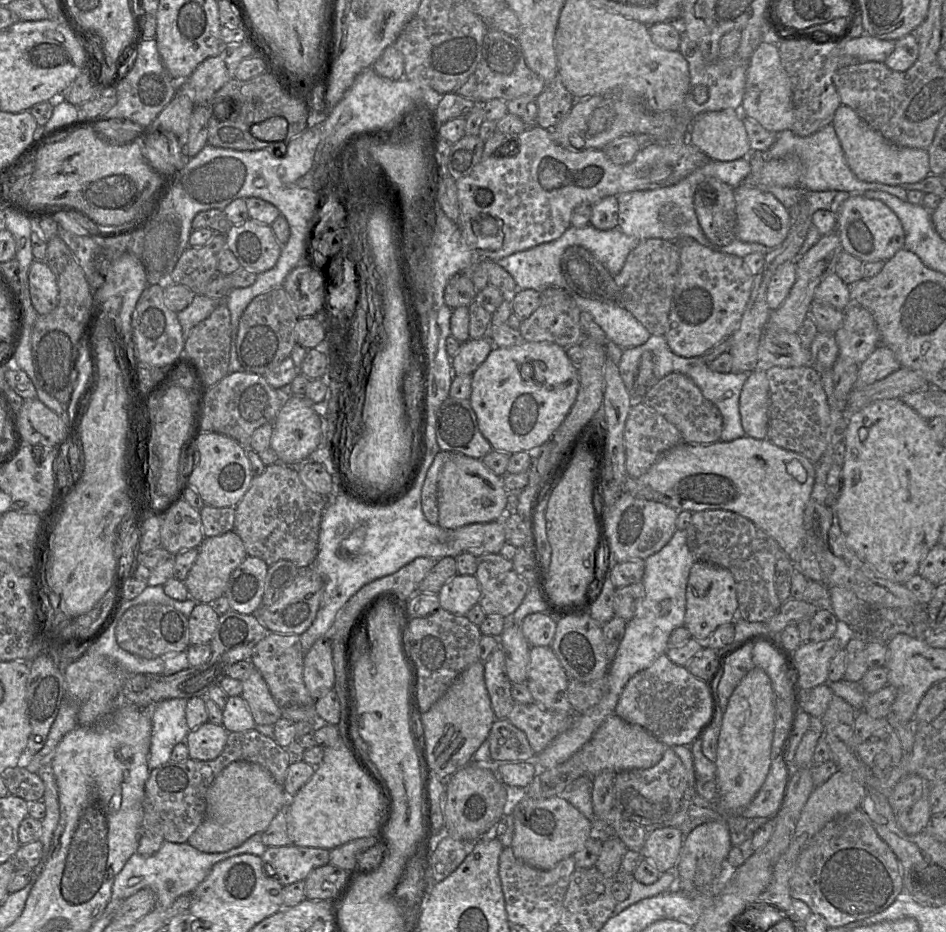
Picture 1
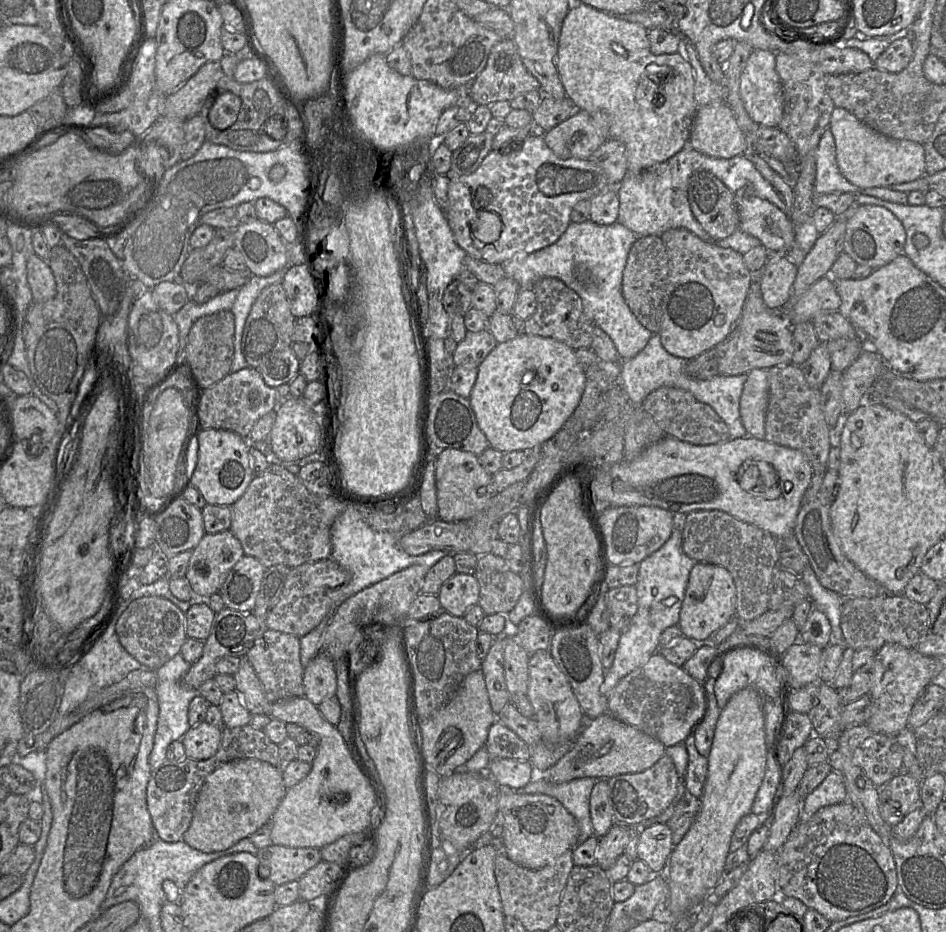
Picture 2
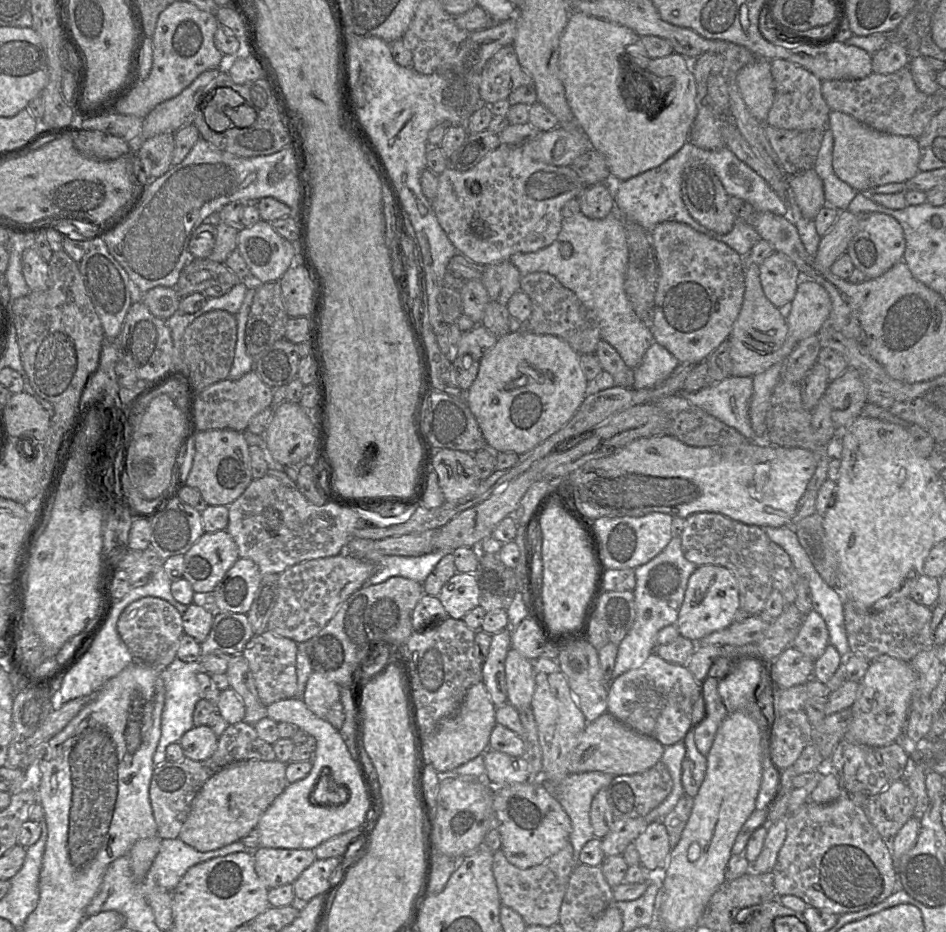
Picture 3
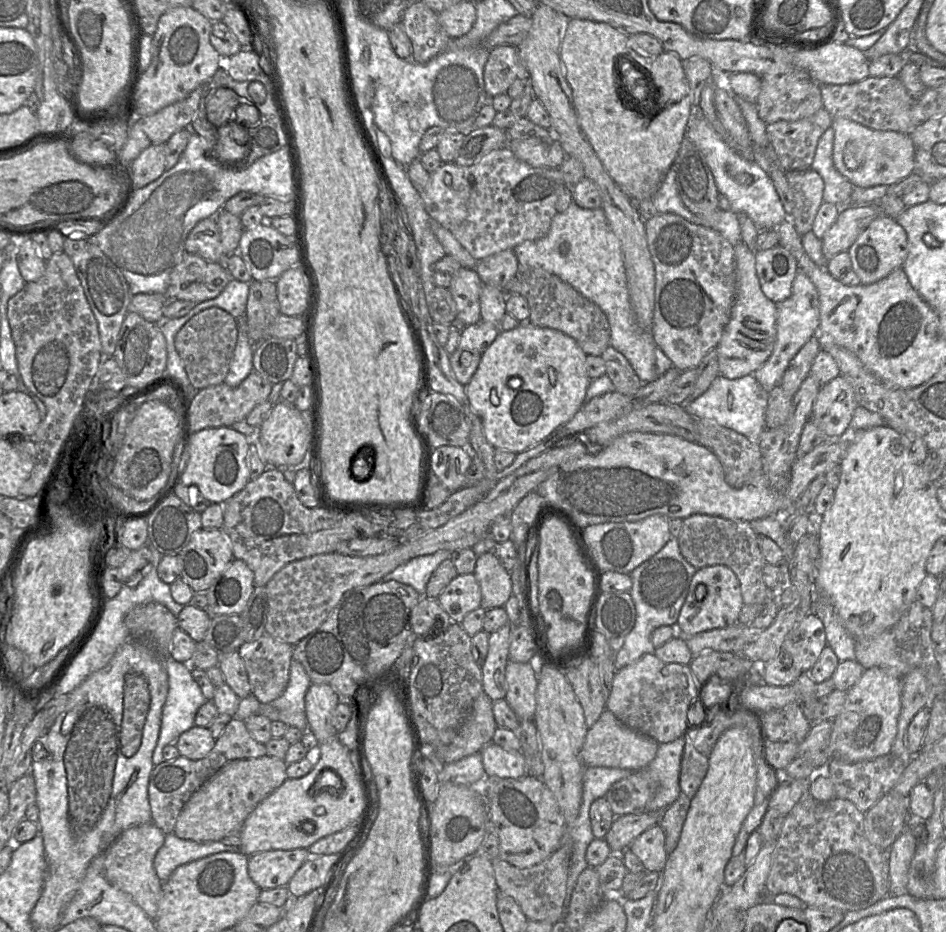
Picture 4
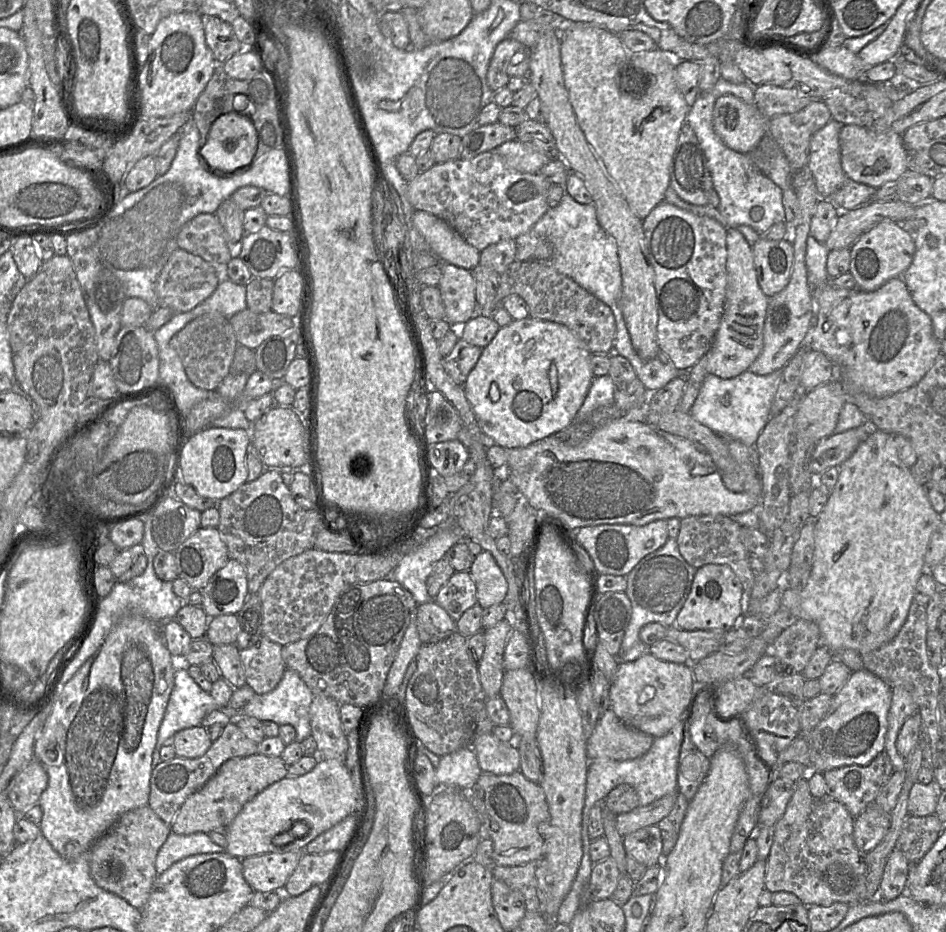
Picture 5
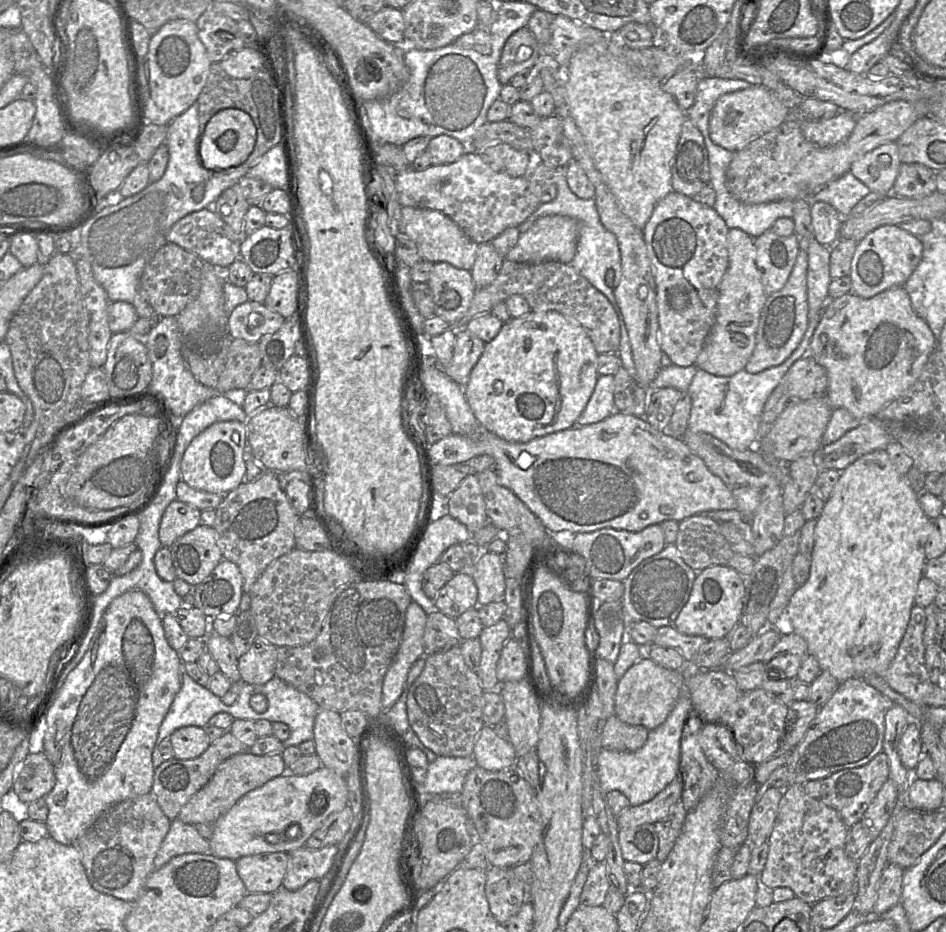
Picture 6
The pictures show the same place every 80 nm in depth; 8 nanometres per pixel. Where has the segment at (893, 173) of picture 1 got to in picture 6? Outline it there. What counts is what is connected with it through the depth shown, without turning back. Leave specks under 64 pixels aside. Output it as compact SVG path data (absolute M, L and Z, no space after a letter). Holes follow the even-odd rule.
M896 142L881 145L854 161L849 172L871 192L891 195L902 162Z

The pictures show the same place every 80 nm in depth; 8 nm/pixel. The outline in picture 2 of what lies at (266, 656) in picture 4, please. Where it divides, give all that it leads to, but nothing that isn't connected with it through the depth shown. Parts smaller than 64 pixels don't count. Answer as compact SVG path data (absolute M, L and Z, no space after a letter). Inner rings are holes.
M267 629L257 638L245 658L255 671L269 702L304 697L304 668L300 661L300 638L293 634Z

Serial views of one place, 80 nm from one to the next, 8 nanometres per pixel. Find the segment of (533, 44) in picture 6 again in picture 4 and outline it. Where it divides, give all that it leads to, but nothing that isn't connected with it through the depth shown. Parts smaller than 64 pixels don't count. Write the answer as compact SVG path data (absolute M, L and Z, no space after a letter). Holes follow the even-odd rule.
M502 45L491 50L484 68L484 86L488 97L506 93L517 79L529 79L518 48Z

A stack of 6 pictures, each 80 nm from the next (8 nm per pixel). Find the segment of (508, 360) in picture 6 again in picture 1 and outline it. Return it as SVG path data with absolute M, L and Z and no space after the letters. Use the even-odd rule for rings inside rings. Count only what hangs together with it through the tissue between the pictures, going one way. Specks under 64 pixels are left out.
M525 341L521 345L493 347L472 374L469 400L477 416L478 428L493 449L507 453L535 452L565 419L576 401L579 386L578 367L569 359L565 348L552 342Z

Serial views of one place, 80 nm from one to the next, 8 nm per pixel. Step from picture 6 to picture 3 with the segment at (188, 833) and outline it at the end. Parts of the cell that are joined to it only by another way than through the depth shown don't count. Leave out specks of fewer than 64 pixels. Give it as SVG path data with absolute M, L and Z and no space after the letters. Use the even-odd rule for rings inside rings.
M179 838L162 839L159 852L153 860L146 880L155 881L158 886L171 892L176 888L188 869L194 865L239 852L254 857L256 850L237 841L216 850L199 852Z

